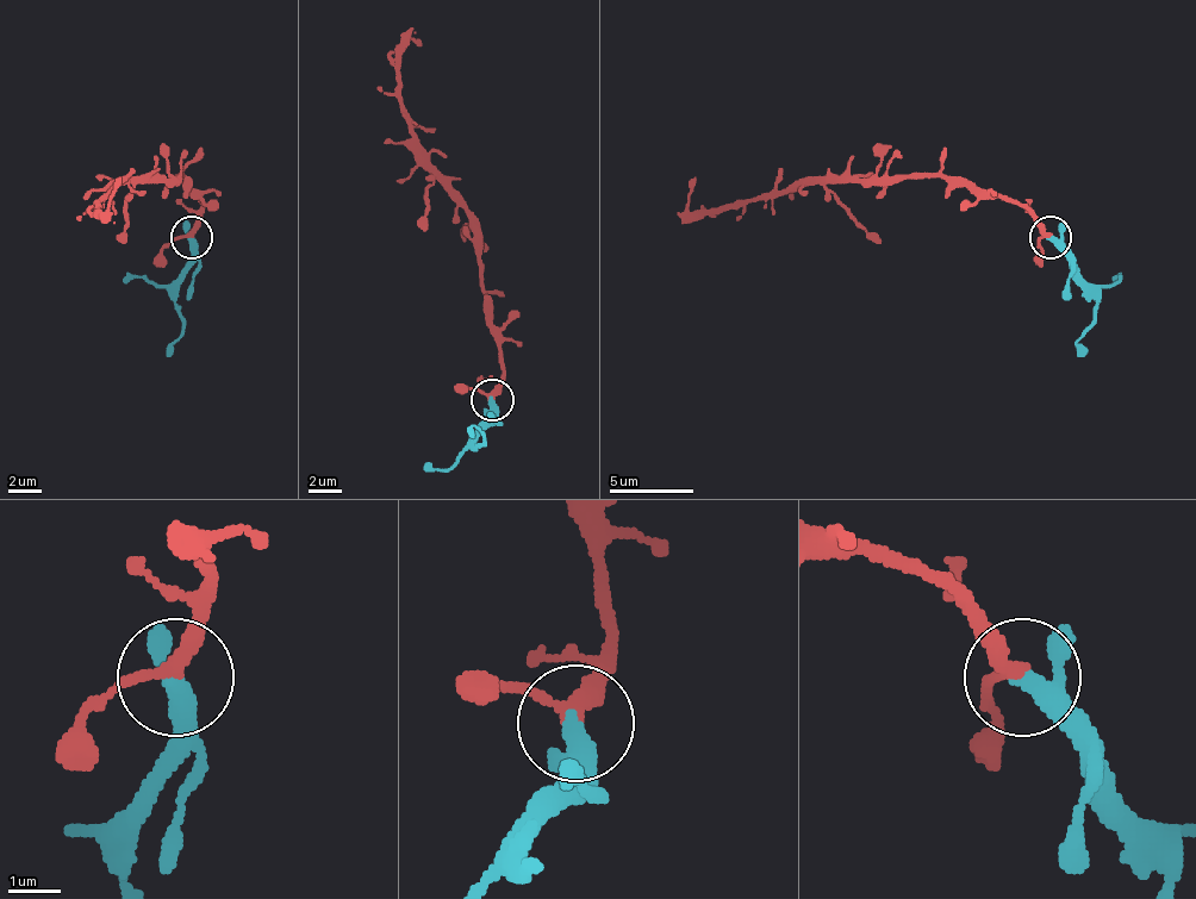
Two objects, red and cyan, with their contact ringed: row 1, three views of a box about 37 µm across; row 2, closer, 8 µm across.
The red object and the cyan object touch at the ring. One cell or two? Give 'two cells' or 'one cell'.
one cell

